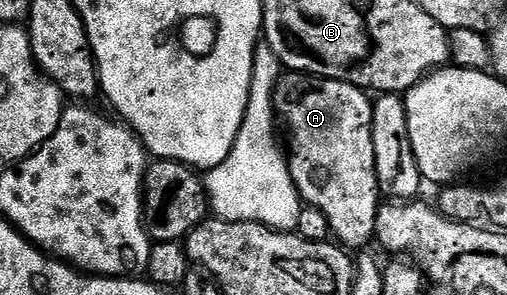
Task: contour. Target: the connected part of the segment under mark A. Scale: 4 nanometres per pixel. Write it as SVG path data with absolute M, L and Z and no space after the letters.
M287 73L275 84L275 109L282 126L287 126L291 142L287 167L300 200L325 215L330 234L344 248L372 242L381 206L371 128L372 96L343 79L311 77L305 81L302 74Z

